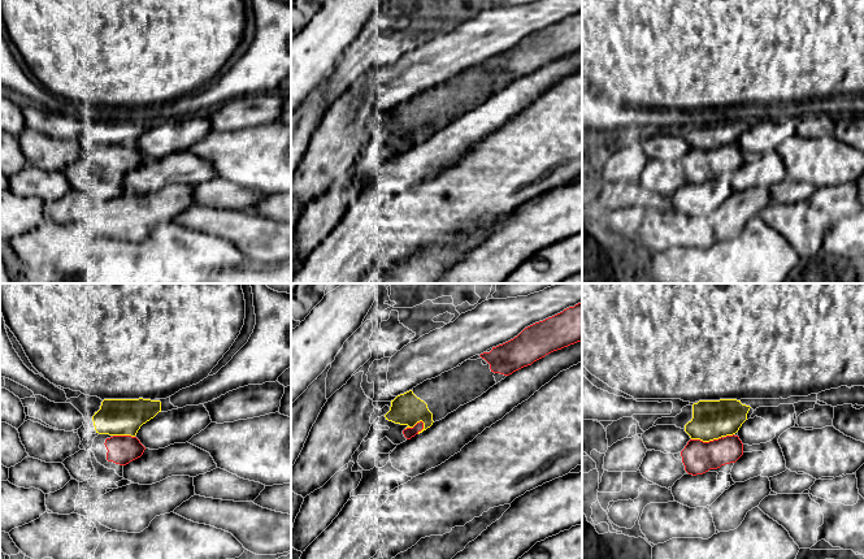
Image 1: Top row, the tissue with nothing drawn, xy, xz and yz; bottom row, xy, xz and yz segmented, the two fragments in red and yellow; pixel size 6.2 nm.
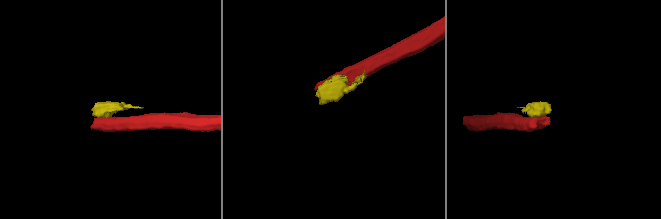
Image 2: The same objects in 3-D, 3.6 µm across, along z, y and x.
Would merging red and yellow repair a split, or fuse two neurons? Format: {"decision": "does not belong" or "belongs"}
{"decision": "does not belong"}

